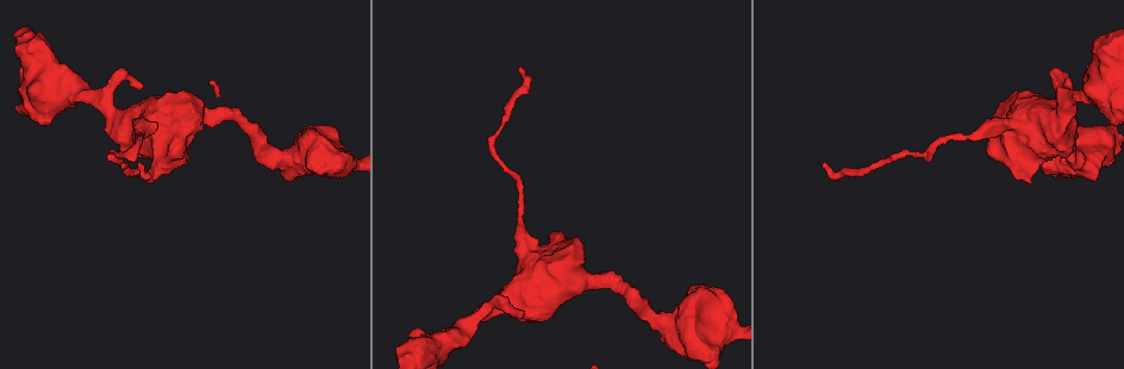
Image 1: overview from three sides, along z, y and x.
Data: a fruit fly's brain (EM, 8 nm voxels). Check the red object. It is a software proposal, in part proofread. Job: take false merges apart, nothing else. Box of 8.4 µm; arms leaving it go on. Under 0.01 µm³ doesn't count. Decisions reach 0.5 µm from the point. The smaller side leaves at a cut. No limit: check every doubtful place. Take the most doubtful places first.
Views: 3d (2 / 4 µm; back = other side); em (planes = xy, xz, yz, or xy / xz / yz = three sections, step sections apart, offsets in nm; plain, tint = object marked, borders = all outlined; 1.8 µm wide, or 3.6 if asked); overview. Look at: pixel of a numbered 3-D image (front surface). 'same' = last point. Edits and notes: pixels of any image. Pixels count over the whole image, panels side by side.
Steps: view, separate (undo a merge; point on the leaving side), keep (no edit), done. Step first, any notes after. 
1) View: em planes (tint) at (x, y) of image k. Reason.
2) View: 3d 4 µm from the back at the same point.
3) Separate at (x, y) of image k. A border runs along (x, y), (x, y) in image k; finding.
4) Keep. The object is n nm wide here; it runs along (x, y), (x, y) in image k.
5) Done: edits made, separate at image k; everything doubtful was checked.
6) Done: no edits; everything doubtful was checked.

View: em yz step 16 (tint) at (1069, 106) of image 1. Three arms meet.

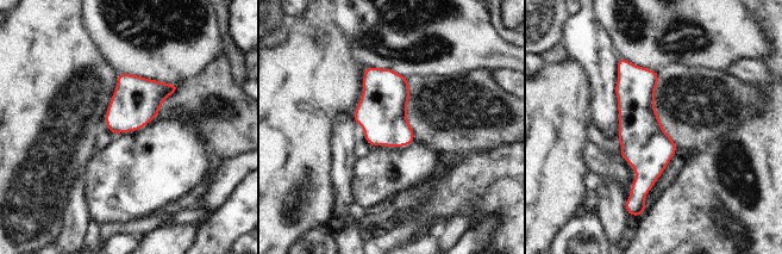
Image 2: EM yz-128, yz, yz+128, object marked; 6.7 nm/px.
View: em xz step 8 (tint) at the same point.

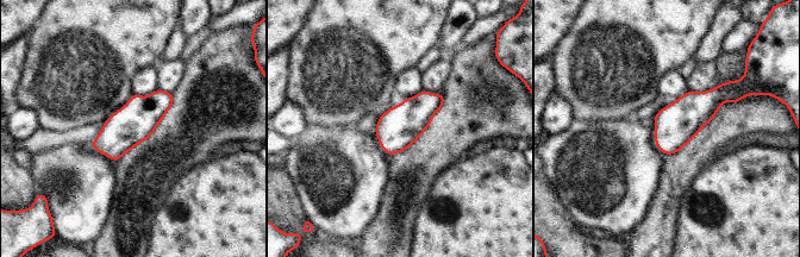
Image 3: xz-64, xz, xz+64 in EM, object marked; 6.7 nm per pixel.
Keep. One cell here.

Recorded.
View: 3d 4 µm at (503, 303) of image 1. Sharp bend.

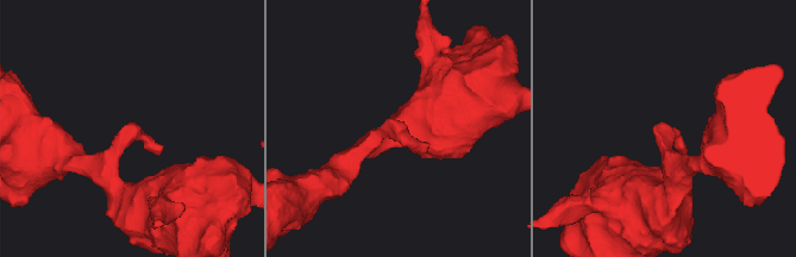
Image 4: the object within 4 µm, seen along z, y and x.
View: em planes (borders) at (136, 136) of image 4.

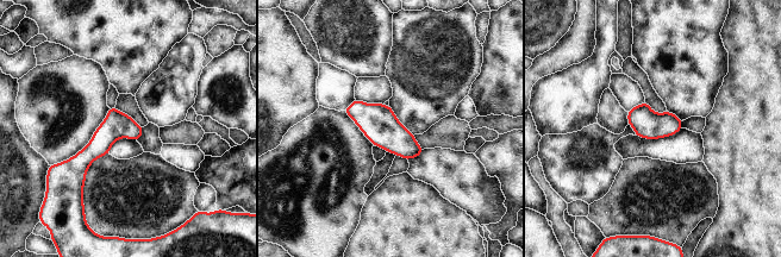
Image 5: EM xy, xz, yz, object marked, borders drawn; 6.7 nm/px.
Keep. The object is 190 nm wide here; continuous, no second cell.

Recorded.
View: 3d 4 µm at (684, 326) of image 1. Sharp bend.

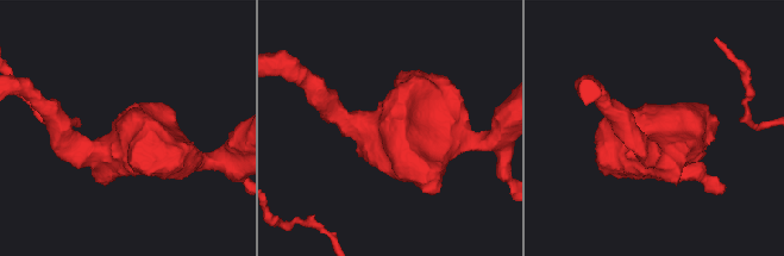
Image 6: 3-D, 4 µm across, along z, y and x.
View: em 3.6 µm xy step 8 (tint) at (393, 129) of image 6.

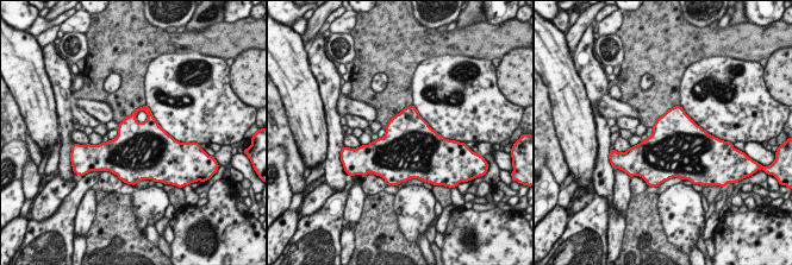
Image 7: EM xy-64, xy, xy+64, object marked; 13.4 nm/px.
View: em 3.6 µm planes (tint) at the same point. Cut it another way.

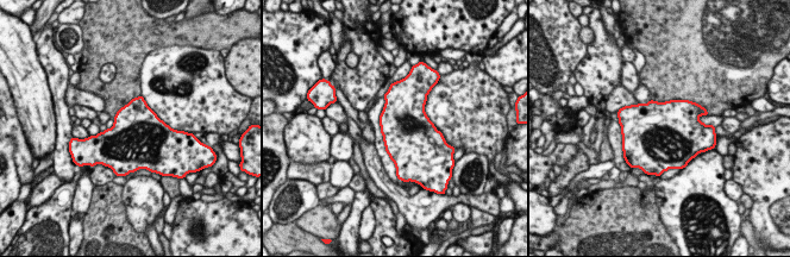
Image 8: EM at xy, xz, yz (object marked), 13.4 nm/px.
Keep. One cell here.

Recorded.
Done: no edits; everything doubtful was checked.

